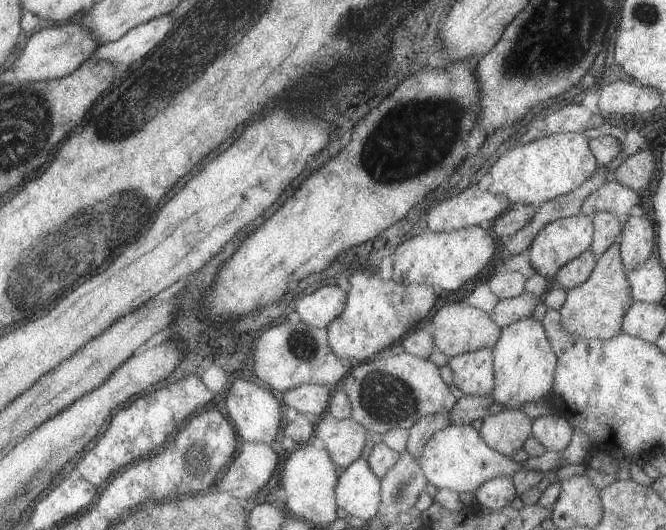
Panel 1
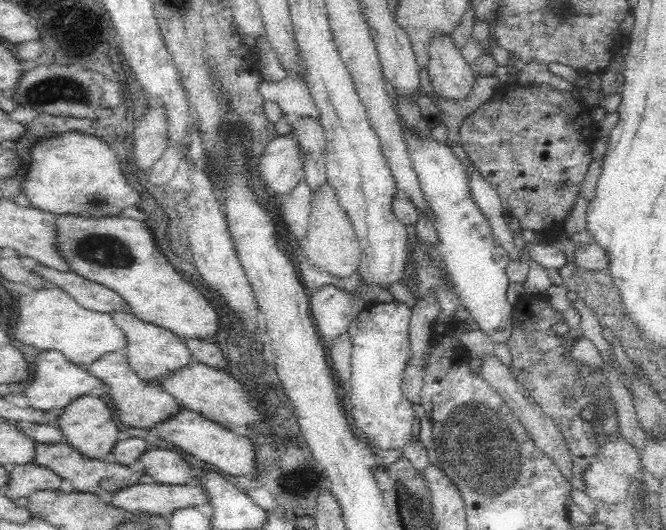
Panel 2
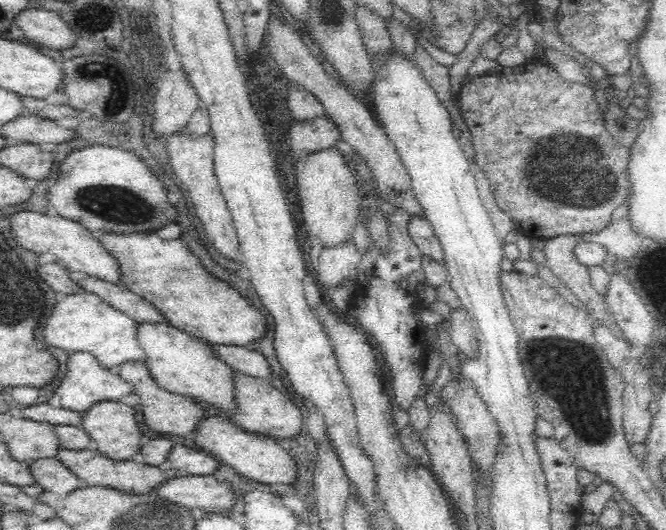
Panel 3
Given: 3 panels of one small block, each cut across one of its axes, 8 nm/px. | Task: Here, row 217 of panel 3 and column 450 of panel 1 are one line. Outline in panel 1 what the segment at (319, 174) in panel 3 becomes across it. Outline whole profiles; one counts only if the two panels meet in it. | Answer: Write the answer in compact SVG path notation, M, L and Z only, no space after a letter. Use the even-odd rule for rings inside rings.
M450 302L440 306L430 318L426 327L430 329L436 349L446 353L446 356L455 357L464 353L494 348L501 335L501 328L490 318L484 309L470 306L466 303Z

